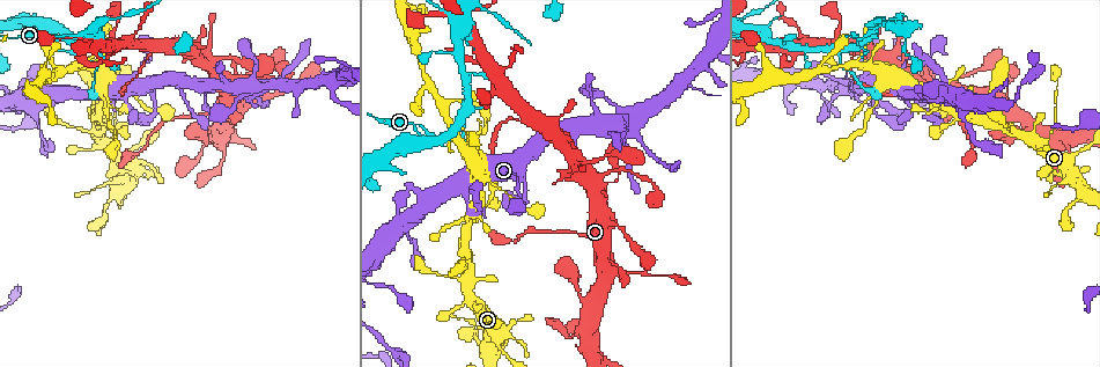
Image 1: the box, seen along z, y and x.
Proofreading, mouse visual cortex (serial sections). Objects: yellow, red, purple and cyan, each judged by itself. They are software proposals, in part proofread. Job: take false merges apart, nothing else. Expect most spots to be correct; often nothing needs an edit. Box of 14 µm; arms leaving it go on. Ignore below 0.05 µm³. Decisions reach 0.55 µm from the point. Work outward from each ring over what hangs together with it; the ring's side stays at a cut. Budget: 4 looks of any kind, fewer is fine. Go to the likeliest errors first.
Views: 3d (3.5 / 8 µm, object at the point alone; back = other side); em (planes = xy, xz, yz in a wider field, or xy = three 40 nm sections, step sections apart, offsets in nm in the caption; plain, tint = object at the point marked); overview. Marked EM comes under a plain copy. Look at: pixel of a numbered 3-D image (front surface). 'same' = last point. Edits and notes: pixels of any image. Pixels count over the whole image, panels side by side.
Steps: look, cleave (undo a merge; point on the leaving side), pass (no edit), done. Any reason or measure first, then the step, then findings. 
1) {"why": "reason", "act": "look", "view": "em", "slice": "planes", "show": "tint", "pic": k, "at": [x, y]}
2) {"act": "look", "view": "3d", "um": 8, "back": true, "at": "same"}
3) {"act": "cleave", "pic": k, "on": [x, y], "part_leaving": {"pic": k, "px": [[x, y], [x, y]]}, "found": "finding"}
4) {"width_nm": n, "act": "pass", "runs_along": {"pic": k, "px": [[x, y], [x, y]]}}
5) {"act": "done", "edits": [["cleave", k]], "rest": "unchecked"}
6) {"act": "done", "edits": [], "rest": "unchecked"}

{"why": "three arms meet", "act": "look", "view": "3d", "um": 3.5, "back": true, "pic": 1, "at": [181, 87]}

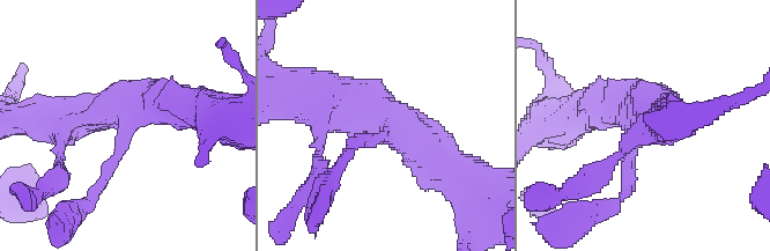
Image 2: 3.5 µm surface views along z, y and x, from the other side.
{"arms": 3, "arm_widths_nm": [150, 450, 500], "why": "shape alone is not enough", "act": "look", "view": "em", "slice": "xy", "step": 5, "show": "tint", "pic": 2, "at": [126, 121]}

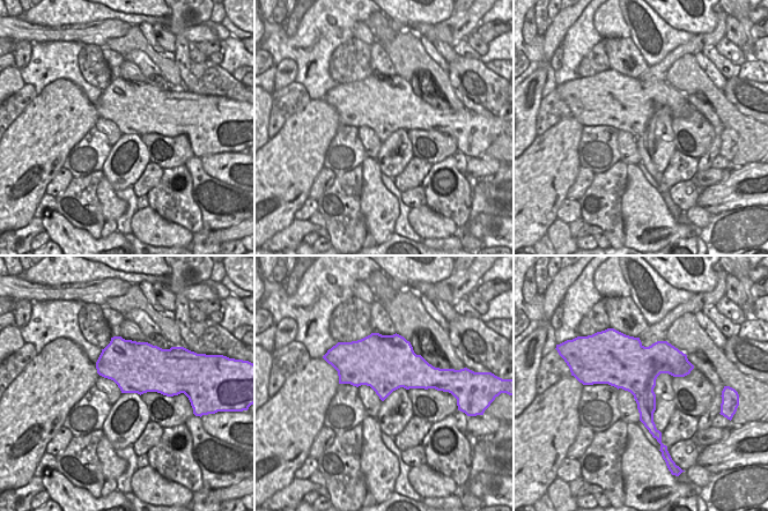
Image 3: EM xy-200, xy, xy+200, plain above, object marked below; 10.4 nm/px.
{"act": "pass", "runs_along": {"pic": 2, "px": [[454, 176], [369, 104], [327, 96]]}, "found": "all the same cell"}

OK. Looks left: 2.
{"why": "arms part here", "act": "look", "view": "3d", "um": 8, "pic": 1, "at": [669, 92]}

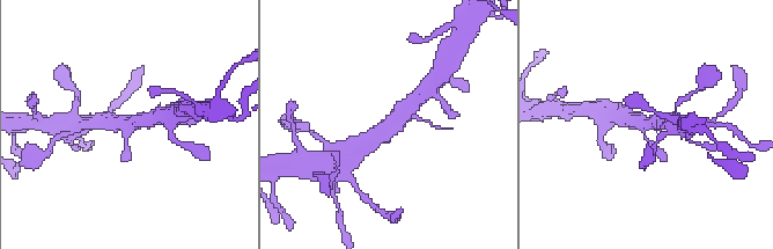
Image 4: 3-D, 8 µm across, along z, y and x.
{"act": "look", "view": "3d", "um": 3.5, "pic": 4, "at": [645, 125]}

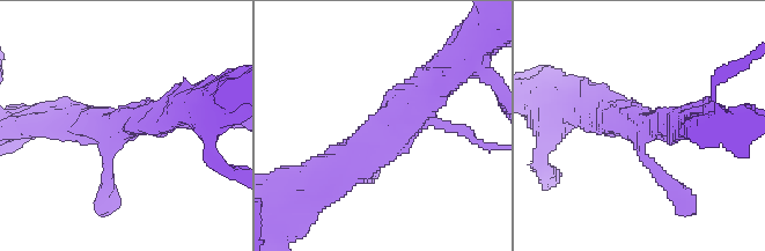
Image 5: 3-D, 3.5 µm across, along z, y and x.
{"act": "pass", "runs_along": {"pic": 5, "px": [[308, 182], [344, 161], [435, 83]]}, "found": "all the same cell"}

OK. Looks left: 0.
{"act": "done", "edits": [], "rest": "unchecked"}

